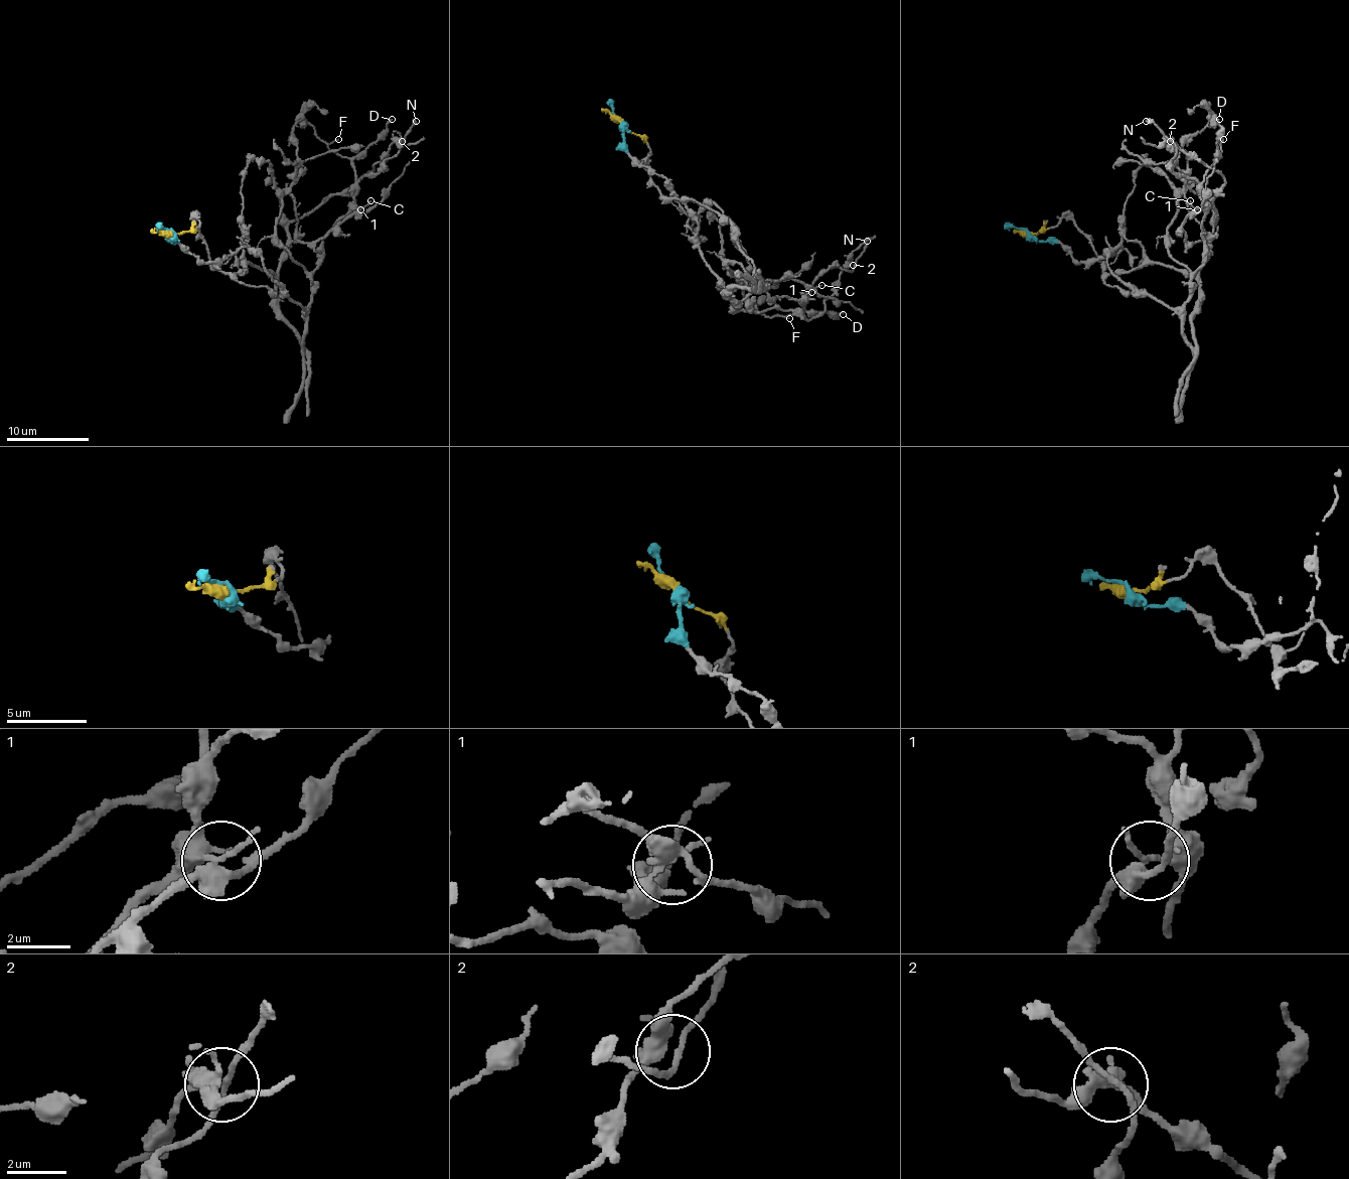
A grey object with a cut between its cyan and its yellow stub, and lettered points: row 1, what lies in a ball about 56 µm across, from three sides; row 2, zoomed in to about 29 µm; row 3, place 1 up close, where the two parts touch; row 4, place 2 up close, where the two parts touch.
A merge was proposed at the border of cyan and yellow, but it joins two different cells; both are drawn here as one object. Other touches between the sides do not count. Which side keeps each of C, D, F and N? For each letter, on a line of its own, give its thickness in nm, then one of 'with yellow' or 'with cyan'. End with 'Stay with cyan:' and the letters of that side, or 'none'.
C: 140 nm thick; with cyan
D: 170 nm thick; with cyan
F: 120 nm thick; with cyan
N: 280 nm thick; with cyan
Stay with cyan: C, D, F, N

